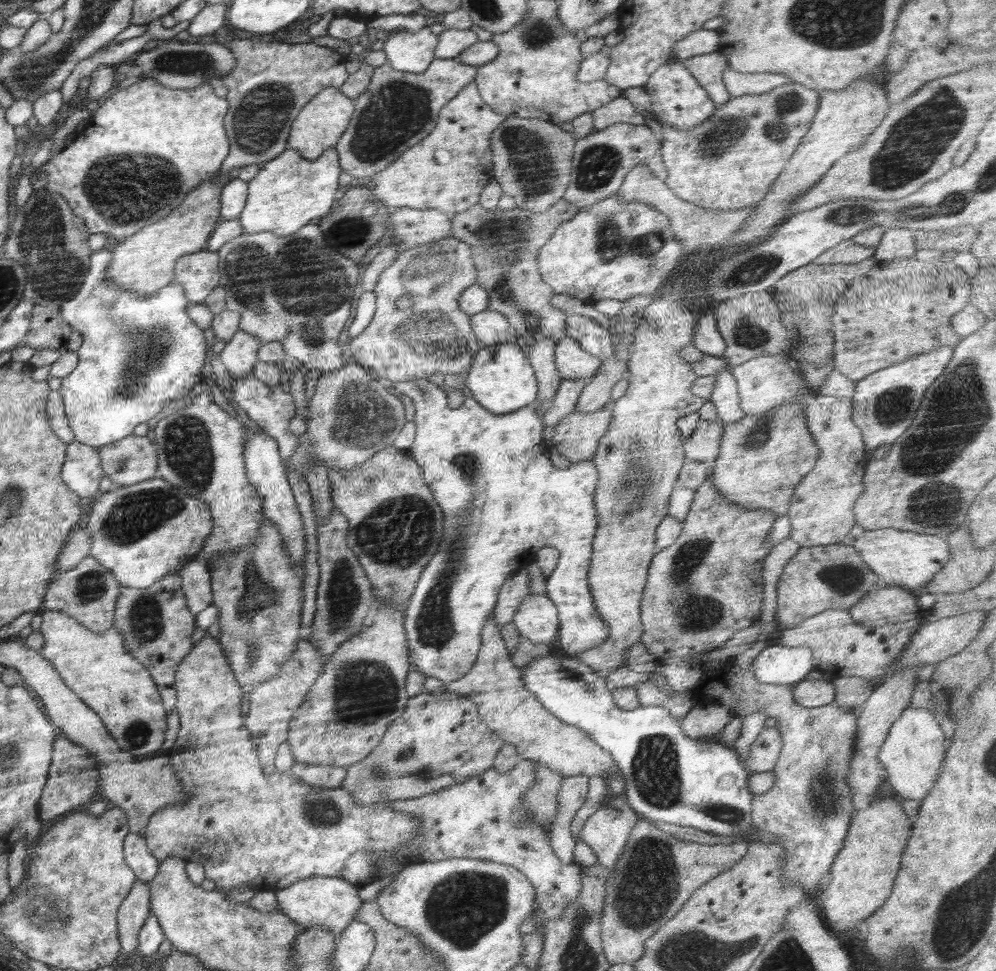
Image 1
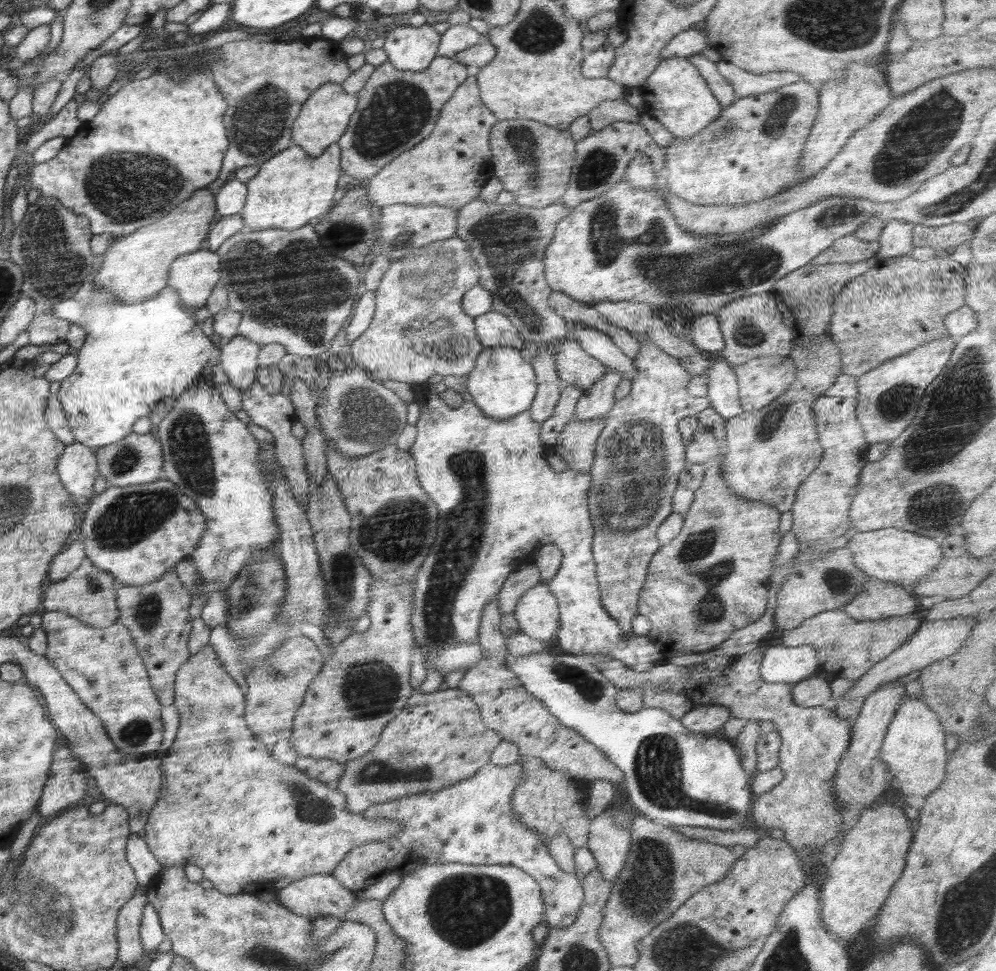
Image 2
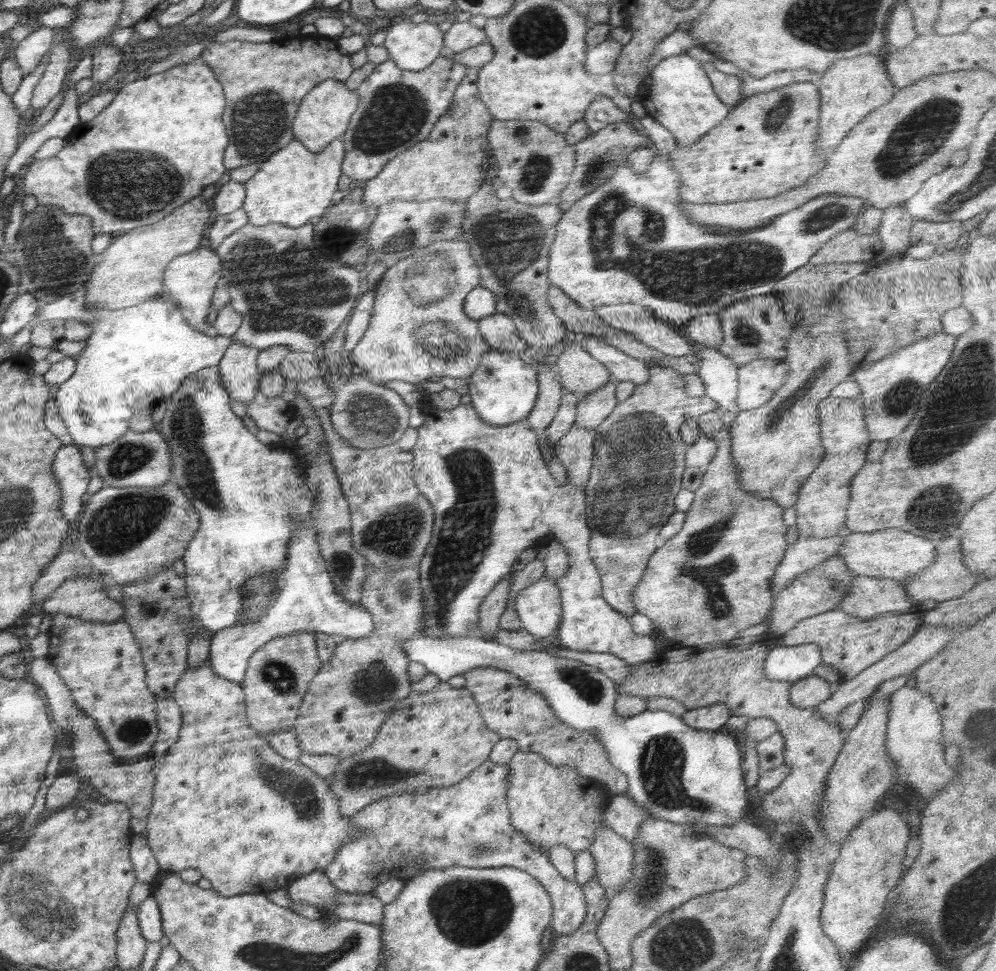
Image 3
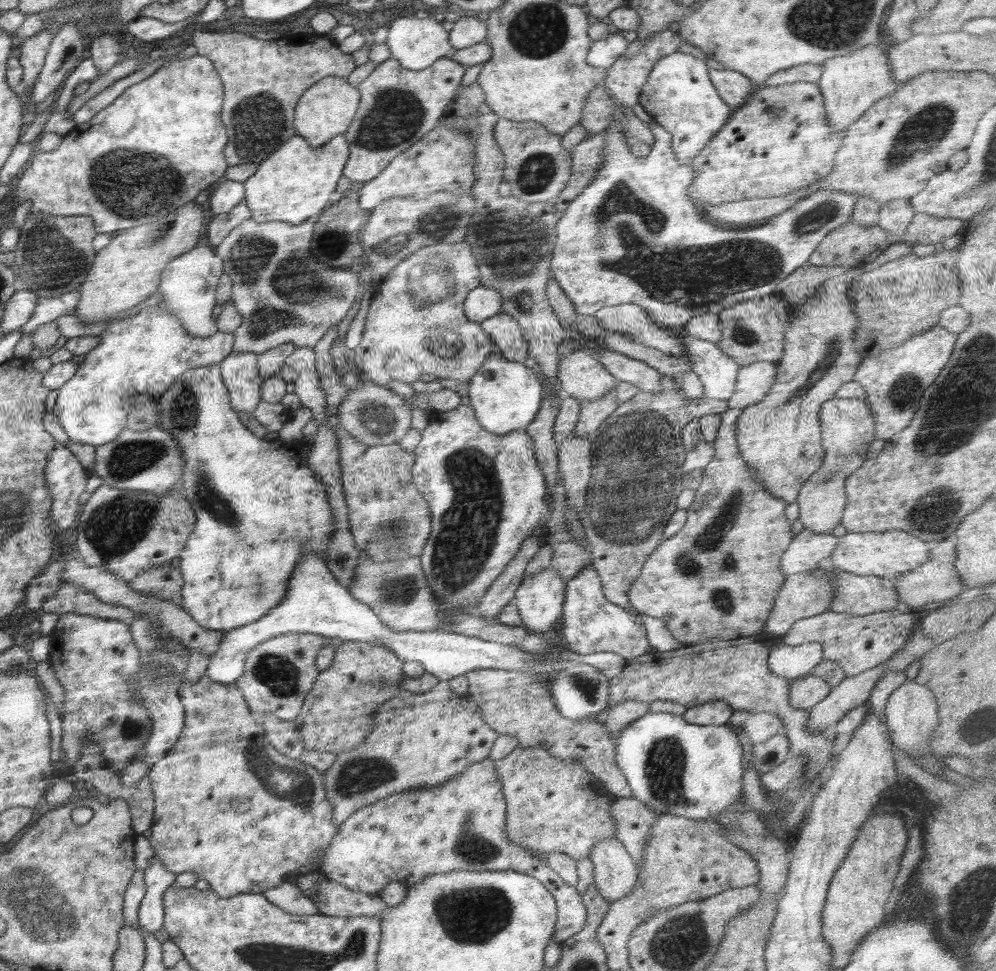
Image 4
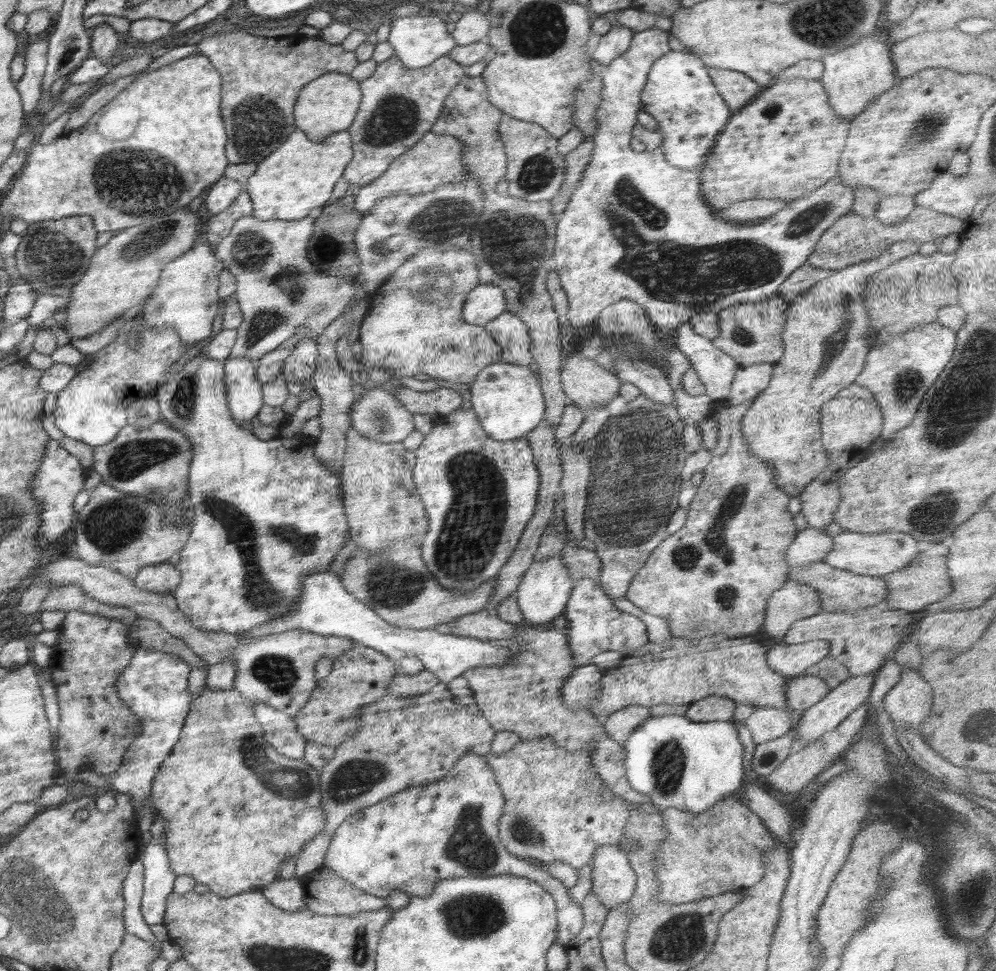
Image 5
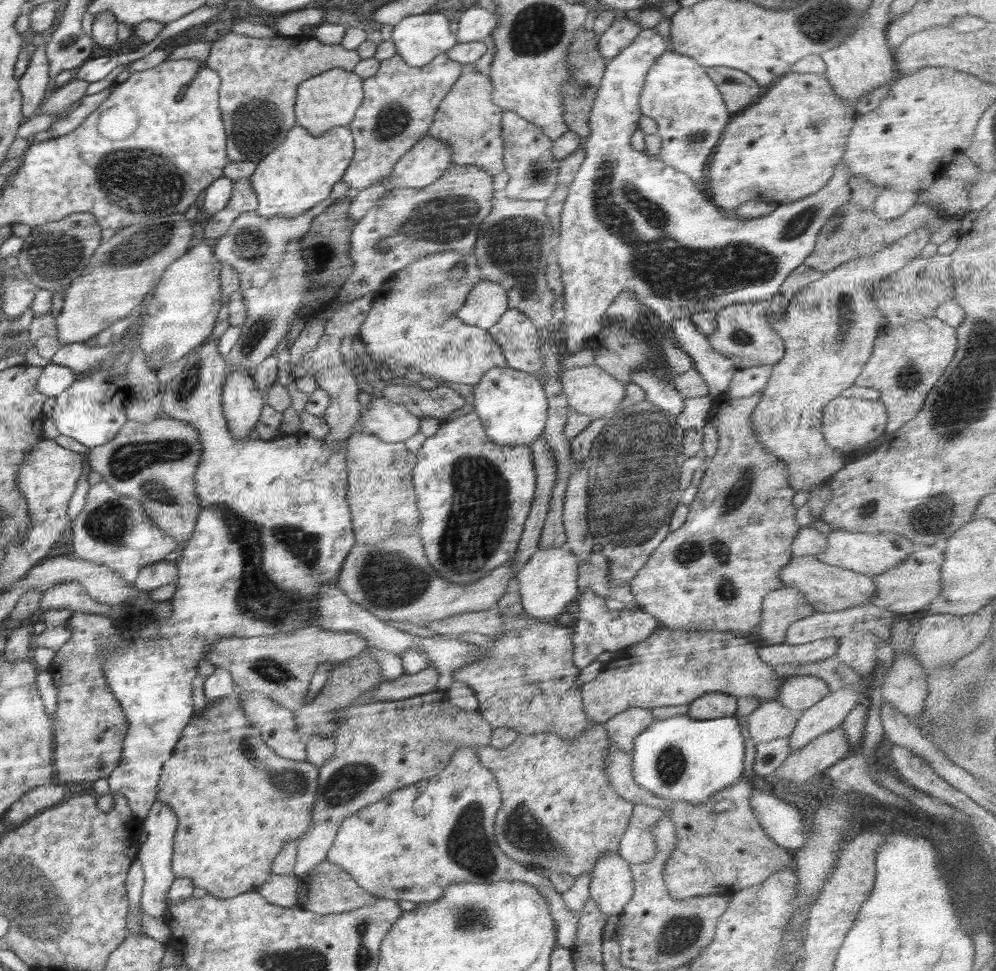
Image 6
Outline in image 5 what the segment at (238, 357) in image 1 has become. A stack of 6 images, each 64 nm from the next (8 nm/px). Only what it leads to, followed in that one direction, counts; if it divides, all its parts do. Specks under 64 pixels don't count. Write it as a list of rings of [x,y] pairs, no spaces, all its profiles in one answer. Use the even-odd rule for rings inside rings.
[[[228,358],[224,363],[224,384],[227,396],[228,408],[231,415],[237,422],[237,425],[242,425],[257,416],[258,411],[265,403],[263,401],[263,392],[261,384],[257,379],[257,367],[248,358]]]

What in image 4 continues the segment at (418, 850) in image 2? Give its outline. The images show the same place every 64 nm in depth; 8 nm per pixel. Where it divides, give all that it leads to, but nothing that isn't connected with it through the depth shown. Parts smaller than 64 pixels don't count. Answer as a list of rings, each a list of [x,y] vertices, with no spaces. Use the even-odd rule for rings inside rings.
[[[486,757],[480,762],[475,762],[460,774],[455,774],[455,777],[448,782],[422,789],[411,789],[400,794],[391,794],[351,814],[339,825],[334,839],[324,853],[319,871],[326,874],[328,879],[350,890],[371,895],[380,894],[390,883],[403,883],[411,887],[417,885],[421,878],[431,874],[446,874],[455,870],[478,872],[513,870],[524,873],[540,881],[555,898],[557,921],[553,939],[556,943],[561,943],[573,937],[585,925],[587,910],[582,896],[578,894],[575,886],[566,884],[555,873],[555,870],[548,866],[544,858],[533,855],[503,836],[506,809],[506,799],[495,762]]]

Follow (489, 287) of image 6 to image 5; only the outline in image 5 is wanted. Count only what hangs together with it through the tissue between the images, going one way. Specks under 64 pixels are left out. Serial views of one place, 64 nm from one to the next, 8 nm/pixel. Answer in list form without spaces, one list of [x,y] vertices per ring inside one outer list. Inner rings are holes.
[[[479,284],[464,301],[462,316],[470,324],[484,326],[506,311],[504,291],[493,284]]]

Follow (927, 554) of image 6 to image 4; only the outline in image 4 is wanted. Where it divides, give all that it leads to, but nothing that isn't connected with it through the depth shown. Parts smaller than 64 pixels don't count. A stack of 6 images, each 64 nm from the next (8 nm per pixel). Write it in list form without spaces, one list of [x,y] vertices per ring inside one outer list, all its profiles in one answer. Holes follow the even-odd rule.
[[[946,538],[940,544],[936,544],[934,550],[929,550],[928,559],[926,559],[926,563],[922,563],[920,568],[894,578],[896,595],[898,595],[899,604],[902,604],[903,609],[907,611],[920,610],[929,602],[944,603],[960,596],[963,593],[964,584],[960,582],[958,572],[954,570],[954,558],[956,558],[954,540]]]

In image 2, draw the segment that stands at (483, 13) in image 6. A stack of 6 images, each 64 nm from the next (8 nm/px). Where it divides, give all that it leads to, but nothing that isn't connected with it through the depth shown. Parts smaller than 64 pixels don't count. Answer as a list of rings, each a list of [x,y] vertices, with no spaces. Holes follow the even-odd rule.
[[[468,24],[450,25],[450,28],[441,35],[437,56],[453,57],[457,52],[484,41],[485,38],[480,32],[472,29]]]

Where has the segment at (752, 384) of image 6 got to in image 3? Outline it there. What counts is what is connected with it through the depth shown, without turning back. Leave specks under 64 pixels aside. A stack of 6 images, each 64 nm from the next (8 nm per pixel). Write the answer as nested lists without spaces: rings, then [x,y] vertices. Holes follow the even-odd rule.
[[[758,359],[738,367],[736,404],[739,410],[752,410],[766,404],[786,382],[788,373],[789,368],[784,359]]]

